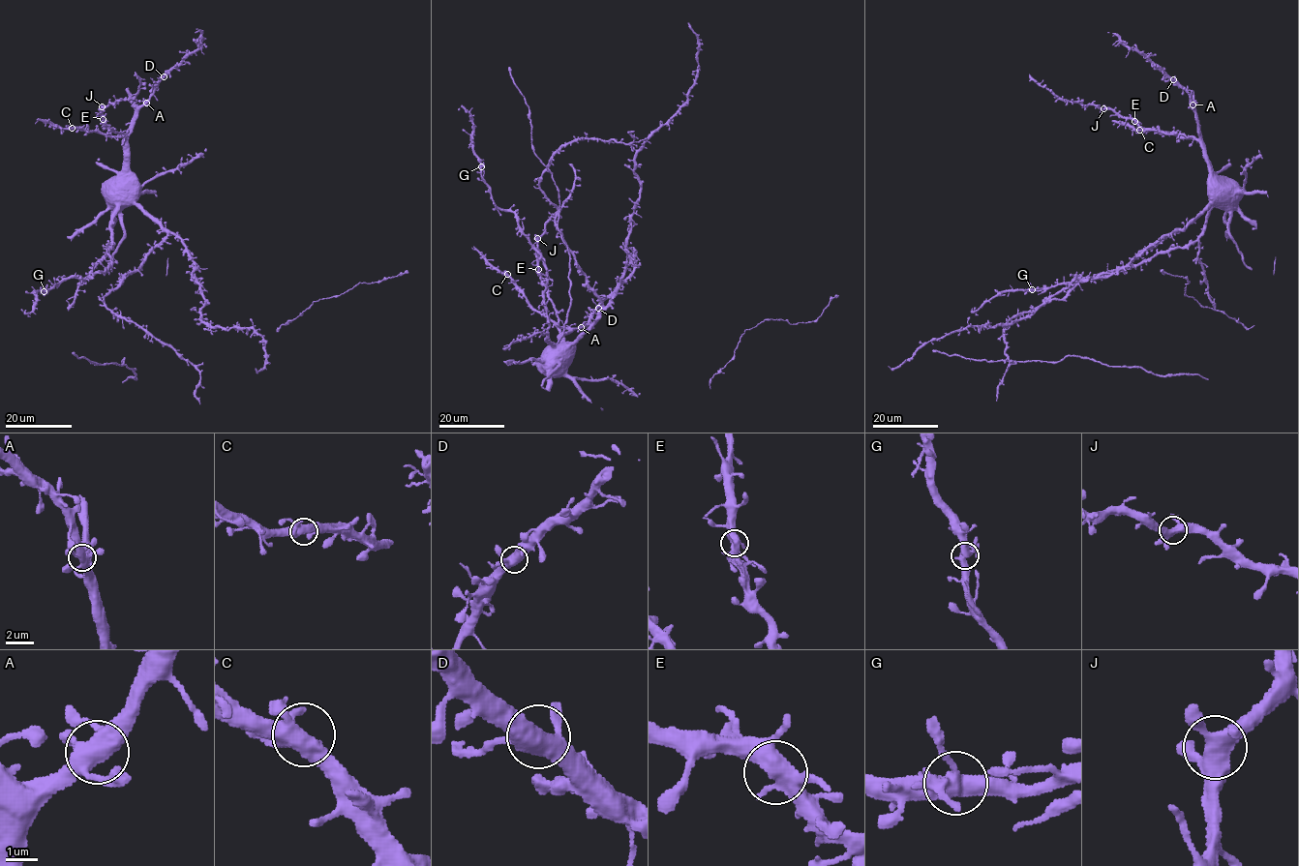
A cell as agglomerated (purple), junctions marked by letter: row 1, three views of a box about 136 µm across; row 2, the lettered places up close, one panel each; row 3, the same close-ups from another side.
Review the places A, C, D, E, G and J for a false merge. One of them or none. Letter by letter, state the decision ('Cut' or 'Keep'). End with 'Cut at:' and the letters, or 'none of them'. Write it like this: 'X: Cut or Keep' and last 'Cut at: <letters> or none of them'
A: Keep
C: Keep
D: Keep
E: Keep
G: Keep
J: Keep
Cut at: none of them

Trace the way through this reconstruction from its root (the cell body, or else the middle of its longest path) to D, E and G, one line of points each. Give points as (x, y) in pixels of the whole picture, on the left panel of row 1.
D: (150, 217), (135, 200), (129, 188), (129, 129), (135, 112), (164, 76)
E: (150, 217), (135, 200), (129, 188), (129, 147), (124, 136), (108, 128), (103, 119)
G: (150, 217), (135, 203), (122, 204), (111, 226), (111, 264), (87, 279), (64, 278), (44, 290)

